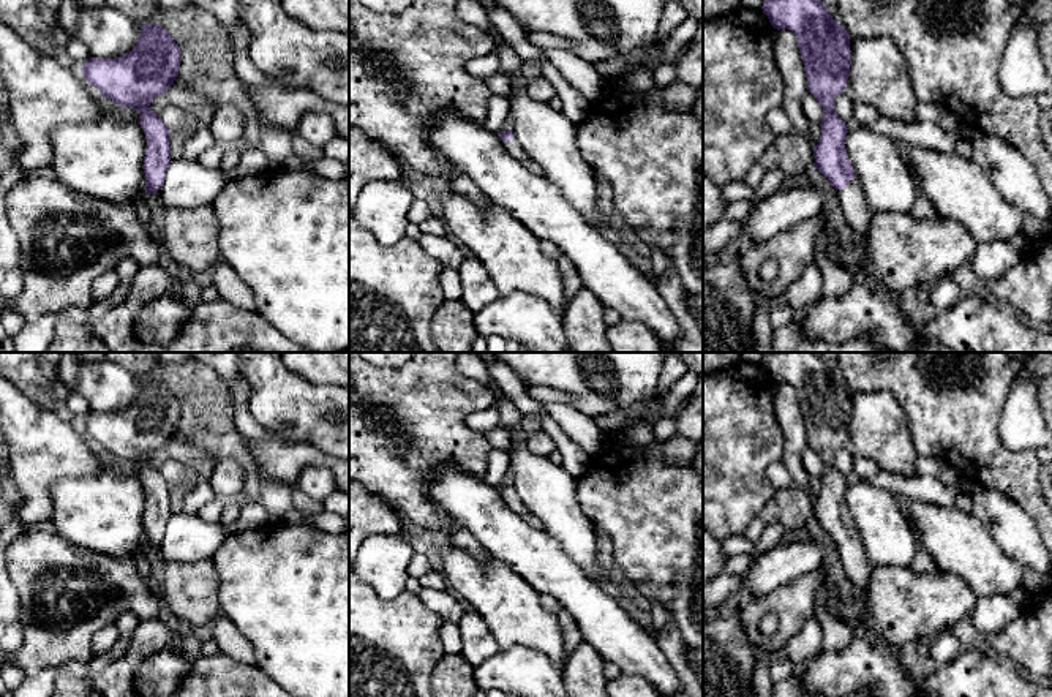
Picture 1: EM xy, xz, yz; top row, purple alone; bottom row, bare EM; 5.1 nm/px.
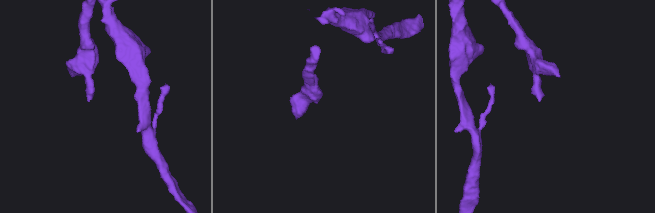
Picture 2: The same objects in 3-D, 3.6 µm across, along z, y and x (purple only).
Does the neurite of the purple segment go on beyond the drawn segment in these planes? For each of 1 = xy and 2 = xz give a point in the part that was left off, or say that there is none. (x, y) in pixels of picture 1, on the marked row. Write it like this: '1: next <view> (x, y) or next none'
1: next xy (155, 199)
2: next xz (514, 147)

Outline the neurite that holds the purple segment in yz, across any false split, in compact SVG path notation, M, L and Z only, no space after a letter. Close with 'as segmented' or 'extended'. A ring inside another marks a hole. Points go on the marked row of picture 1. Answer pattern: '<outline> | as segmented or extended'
M765 0L761 9L774 28L788 28L798 38L807 90L823 107L813 168L837 190L839 217L866 237L875 212L866 204L845 150L847 125L834 109L836 96L845 92L848 81L850 35L820 0Z | extended

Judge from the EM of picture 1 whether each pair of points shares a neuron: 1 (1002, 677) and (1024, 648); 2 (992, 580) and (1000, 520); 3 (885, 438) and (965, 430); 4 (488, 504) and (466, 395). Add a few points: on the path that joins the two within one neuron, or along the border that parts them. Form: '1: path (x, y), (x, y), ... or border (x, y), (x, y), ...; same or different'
1: border (1002, 658), (1013, 663), (1030, 678); different
2: border (973, 514), (992, 539), (1022, 566); different
3: border (896, 400), (904, 414), (913, 448), (920, 454); different
4: border (449, 462), (482, 479); different

